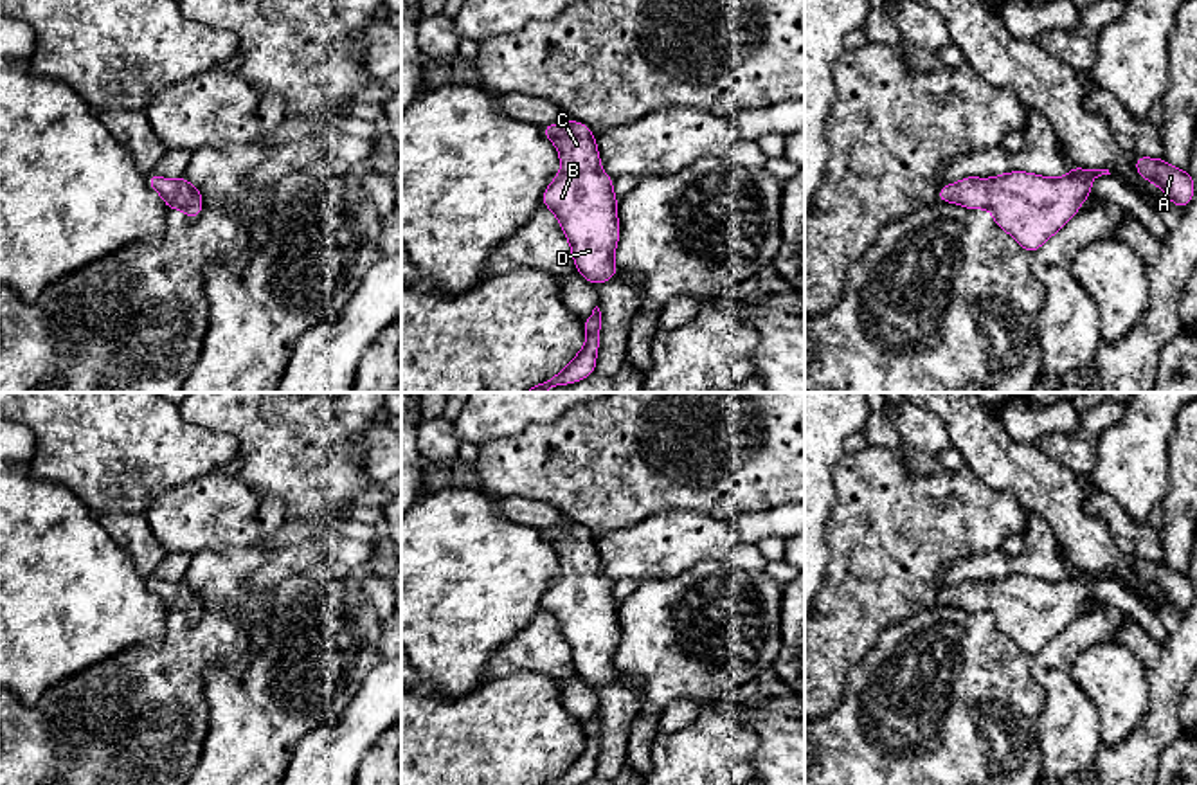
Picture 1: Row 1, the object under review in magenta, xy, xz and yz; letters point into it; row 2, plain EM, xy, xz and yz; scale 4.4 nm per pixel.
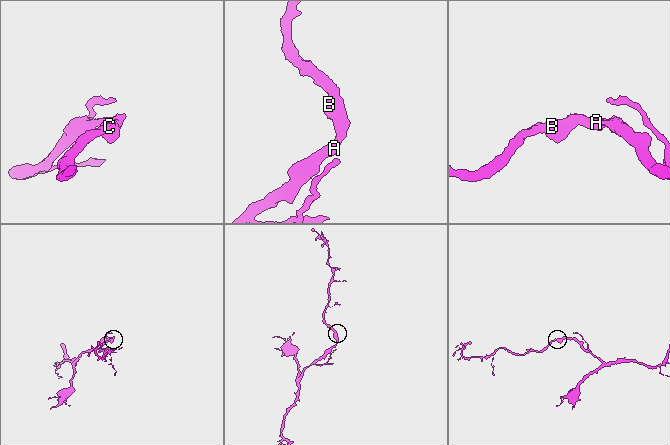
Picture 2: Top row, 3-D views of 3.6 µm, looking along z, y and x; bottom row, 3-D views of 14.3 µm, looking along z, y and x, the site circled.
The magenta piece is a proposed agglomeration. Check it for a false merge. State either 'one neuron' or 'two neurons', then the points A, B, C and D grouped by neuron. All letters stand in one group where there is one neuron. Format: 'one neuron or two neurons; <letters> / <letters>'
one neuron; A B C D

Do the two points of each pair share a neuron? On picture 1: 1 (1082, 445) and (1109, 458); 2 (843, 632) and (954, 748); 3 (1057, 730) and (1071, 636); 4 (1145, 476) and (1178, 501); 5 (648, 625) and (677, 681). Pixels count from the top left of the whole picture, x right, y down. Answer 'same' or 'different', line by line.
1: different
2: different
3: same
4: different
5: same

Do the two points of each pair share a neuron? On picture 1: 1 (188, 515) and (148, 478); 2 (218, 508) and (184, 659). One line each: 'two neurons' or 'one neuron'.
1: two neurons
2: two neurons

